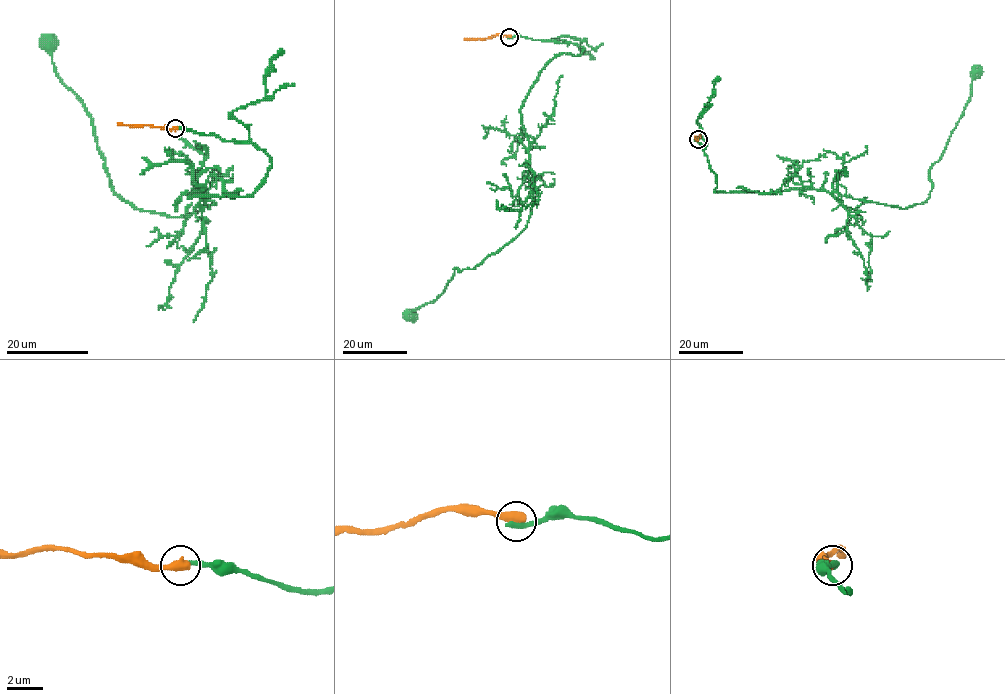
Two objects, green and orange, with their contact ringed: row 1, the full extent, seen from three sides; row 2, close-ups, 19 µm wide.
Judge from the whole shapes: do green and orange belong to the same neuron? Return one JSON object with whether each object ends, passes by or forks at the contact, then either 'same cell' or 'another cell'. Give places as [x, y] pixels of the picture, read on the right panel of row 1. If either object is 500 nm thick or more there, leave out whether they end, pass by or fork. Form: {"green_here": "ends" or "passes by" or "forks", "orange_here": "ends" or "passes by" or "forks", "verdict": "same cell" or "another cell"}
{"verdict": "another cell"}

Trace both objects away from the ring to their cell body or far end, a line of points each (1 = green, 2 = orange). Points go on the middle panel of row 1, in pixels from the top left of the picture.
1: (510, 37), (585, 49), (556, 55), (520, 109), (527, 225), (409, 314)
2: (510, 37), (495, 35), (464, 39)

